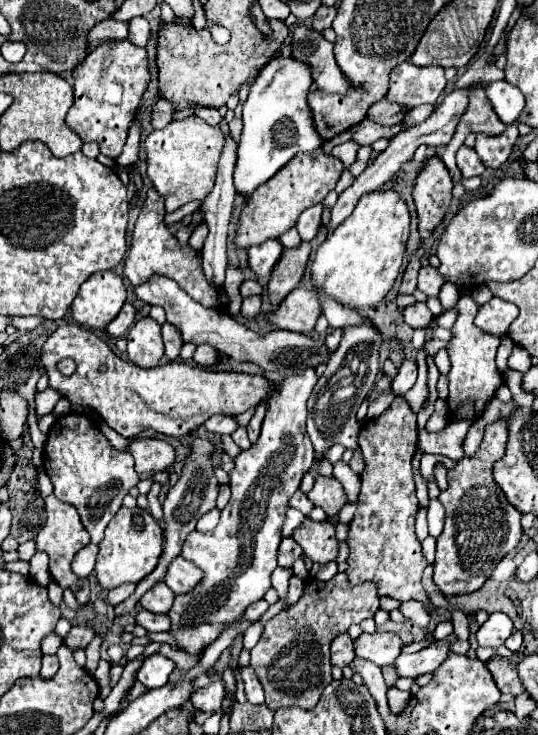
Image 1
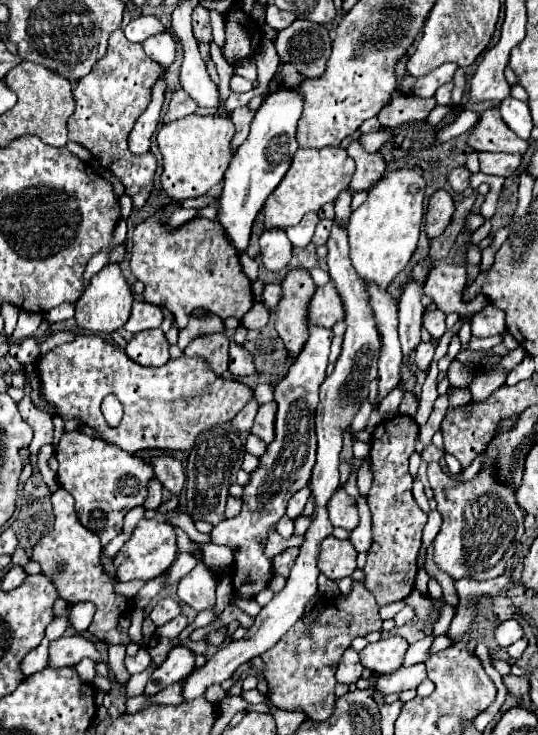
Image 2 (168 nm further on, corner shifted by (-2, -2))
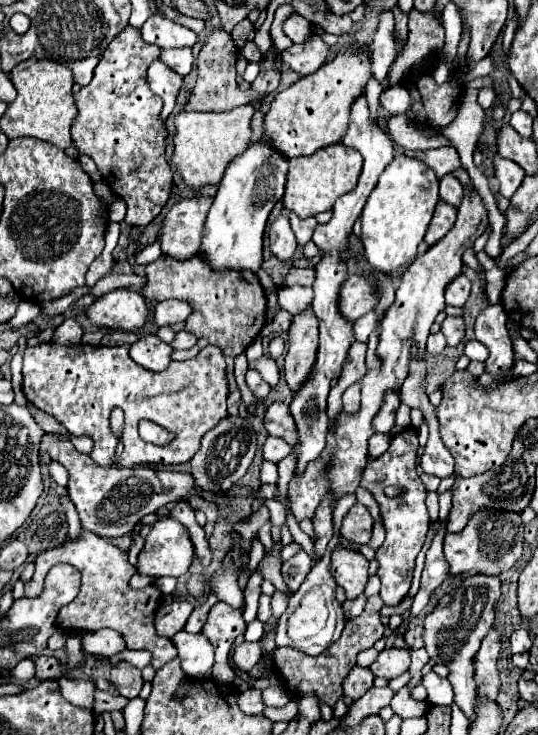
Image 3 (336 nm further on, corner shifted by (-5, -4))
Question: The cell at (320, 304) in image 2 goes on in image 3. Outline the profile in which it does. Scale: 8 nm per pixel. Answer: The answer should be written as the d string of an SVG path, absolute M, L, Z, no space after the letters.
M352 274L340 286L338 310L348 320L354 322L366 312L374 308L374 296L370 292L370 284L366 284L366 276Z

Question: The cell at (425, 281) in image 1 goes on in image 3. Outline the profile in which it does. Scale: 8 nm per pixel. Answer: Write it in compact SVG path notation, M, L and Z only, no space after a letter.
M460 274L446 286L446 292L444 292L446 304L464 306L464 302L468 300L468 294L470 294L470 280L464 274Z

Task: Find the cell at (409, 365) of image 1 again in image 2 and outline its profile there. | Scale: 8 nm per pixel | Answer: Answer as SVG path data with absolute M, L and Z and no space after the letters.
M421 342L415 350L415 366L421 368L421 370L429 368L433 354L435 354L435 344L433 342Z

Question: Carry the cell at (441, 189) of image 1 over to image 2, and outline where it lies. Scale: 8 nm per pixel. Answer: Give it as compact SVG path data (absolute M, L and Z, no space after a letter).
M437 190L427 206L427 214L425 214L425 234L427 238L437 238L443 234L443 230L447 228L447 224L451 222L451 216L455 212L455 204L449 192L445 190Z

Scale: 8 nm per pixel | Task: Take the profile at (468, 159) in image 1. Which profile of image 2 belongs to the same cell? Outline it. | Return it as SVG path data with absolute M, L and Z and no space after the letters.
M465 166L453 168L453 170L447 174L447 182L449 182L449 186L453 188L453 192L461 194L461 192L469 186L469 176L471 176L471 172L469 172Z

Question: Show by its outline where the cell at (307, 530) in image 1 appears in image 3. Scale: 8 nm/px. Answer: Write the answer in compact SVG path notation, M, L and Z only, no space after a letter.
M336 546L332 552L330 572L336 584L344 588L346 598L356 598L364 592L368 580L368 560L360 552Z

